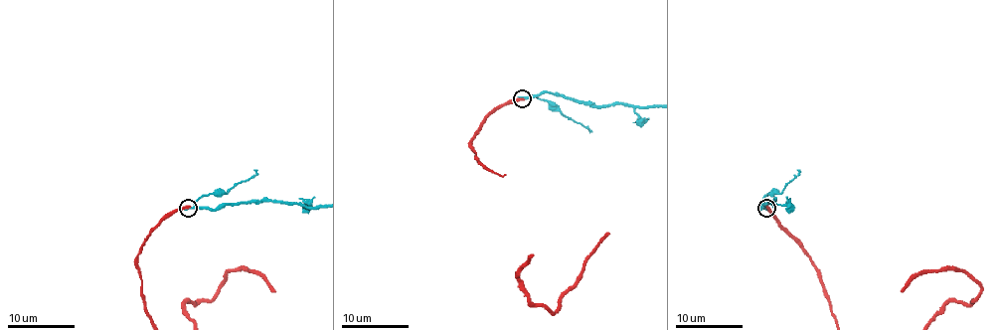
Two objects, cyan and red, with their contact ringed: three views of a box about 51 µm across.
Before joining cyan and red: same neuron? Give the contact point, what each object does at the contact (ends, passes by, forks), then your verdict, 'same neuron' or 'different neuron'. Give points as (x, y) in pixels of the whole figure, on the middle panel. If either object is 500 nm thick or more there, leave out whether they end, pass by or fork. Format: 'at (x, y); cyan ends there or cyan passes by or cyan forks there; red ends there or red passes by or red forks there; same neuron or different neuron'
at (522, 98); cyan ends there; red ends there; different neuron

